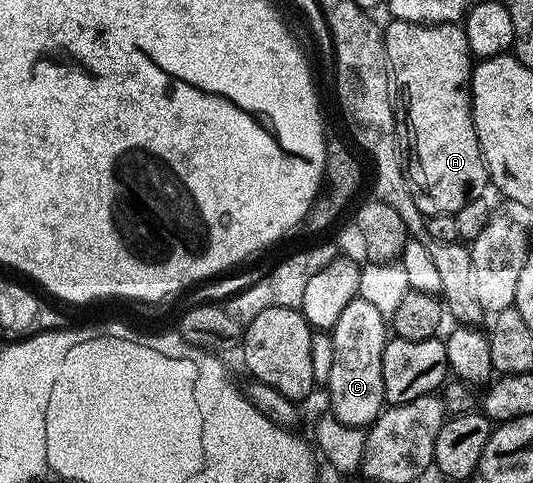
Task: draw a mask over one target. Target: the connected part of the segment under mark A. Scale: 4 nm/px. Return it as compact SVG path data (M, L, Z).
M389 20L389 25L383 26L384 42L386 43L386 55L388 56L388 67L392 75L392 79L397 90L404 92L404 113L402 109L402 121L408 124L408 157L406 153L406 172L408 181L410 182L410 191L414 195L414 203L418 203L418 211L424 213L425 218L434 215L442 215L443 213L456 214L462 207L466 207L466 203L470 203L478 195L482 195L482 191L489 188L490 178L488 169L484 166L484 156L480 150L478 143L478 135L474 131L474 119L472 118L472 66L474 58L472 52L468 49L468 40L464 34L463 28L456 23L437 23L434 25L419 25L418 23L410 23L409 21Z

